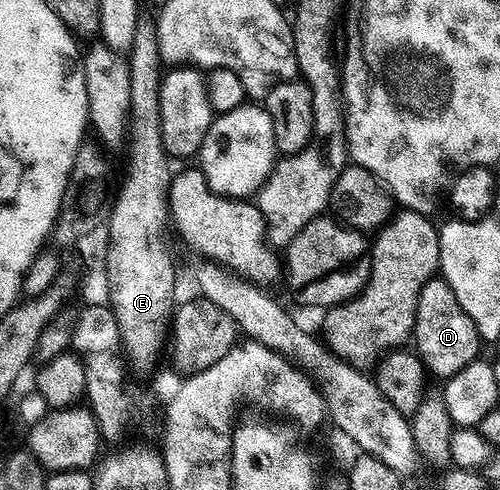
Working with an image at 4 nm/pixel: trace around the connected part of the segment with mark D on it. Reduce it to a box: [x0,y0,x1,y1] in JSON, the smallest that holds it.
[412,279,482,379]

